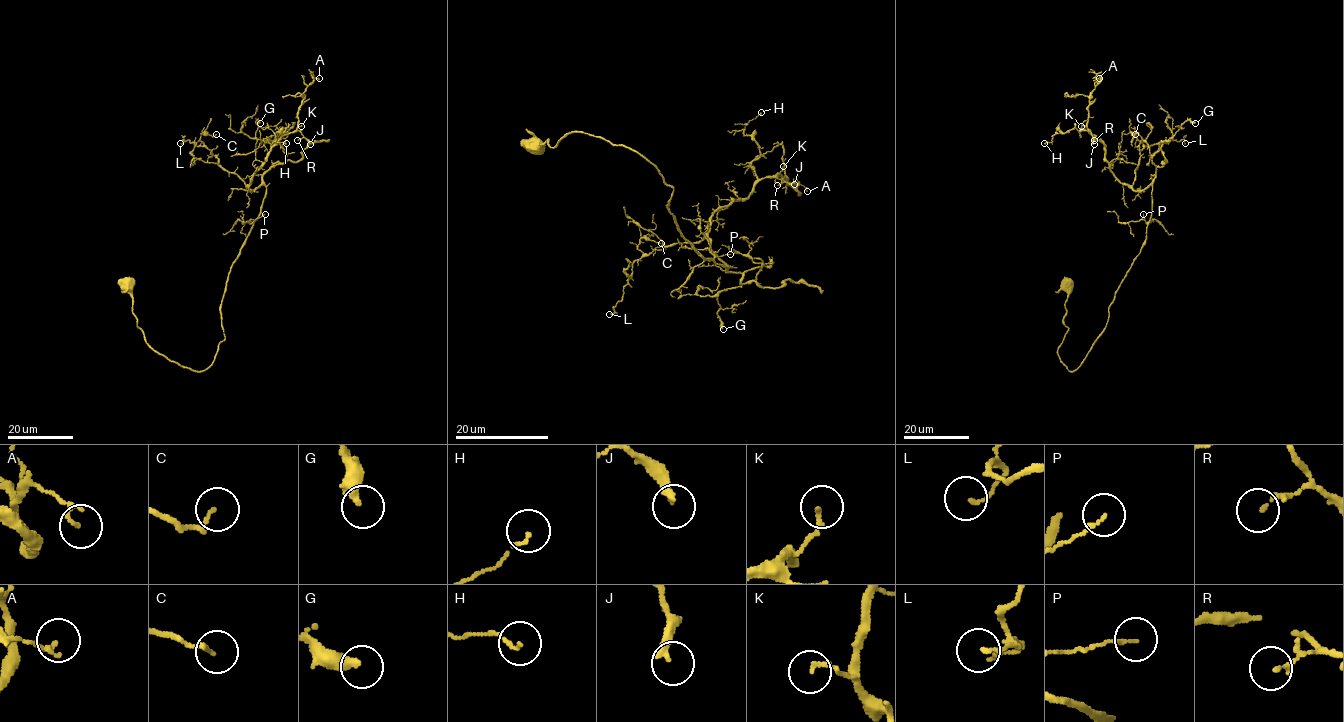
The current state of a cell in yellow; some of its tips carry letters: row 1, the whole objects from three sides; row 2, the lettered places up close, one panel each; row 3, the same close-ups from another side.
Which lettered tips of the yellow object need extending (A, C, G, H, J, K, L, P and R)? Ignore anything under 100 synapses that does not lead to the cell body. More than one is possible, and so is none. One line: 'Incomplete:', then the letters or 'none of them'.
Incomplete: none of them

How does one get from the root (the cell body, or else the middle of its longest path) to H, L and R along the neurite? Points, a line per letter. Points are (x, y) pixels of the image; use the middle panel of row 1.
H: (533, 146), (585, 132), (635, 150), (681, 234), (732, 267), (709, 218), (753, 187), (761, 112)
L: (533, 146), (585, 132), (635, 150), (673, 188), (681, 234), (732, 267), (708, 239), (655, 249), (609, 314)
R: (533, 146), (585, 132), (635, 150), (673, 188), (681, 234), (723, 267), (709, 218), (777, 185)

